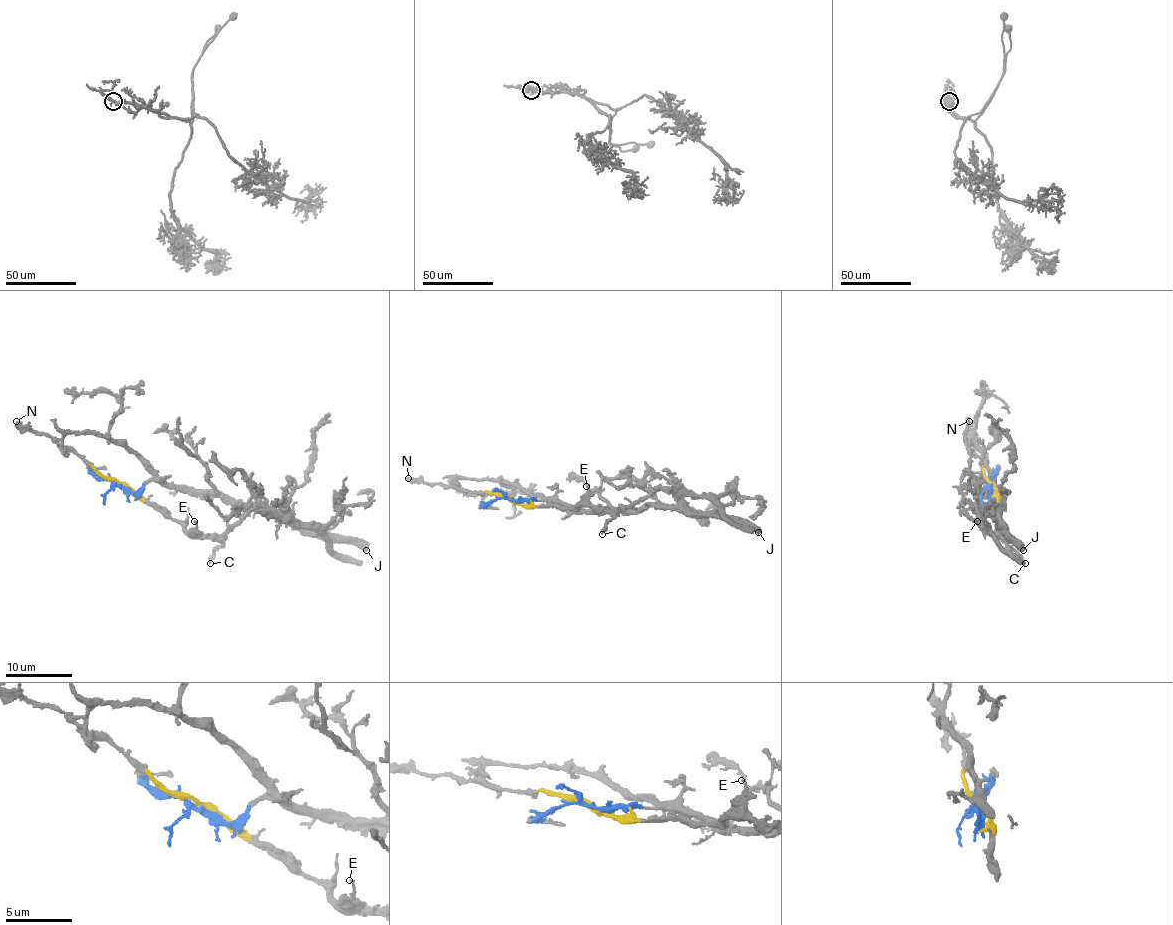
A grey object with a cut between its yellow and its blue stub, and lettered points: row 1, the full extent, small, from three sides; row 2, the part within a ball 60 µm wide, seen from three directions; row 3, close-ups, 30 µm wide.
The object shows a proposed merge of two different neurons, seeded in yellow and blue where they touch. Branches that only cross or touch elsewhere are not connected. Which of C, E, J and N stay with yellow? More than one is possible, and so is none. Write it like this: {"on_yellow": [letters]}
{"on_yellow": ["C", "E", "N"]}

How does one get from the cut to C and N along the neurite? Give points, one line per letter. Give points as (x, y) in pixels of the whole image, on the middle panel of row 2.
C: (509, 499), (542, 506), (604, 508), (612, 518), (602, 534)
N: (509, 499), (506, 496), (418, 483), (408, 478)

